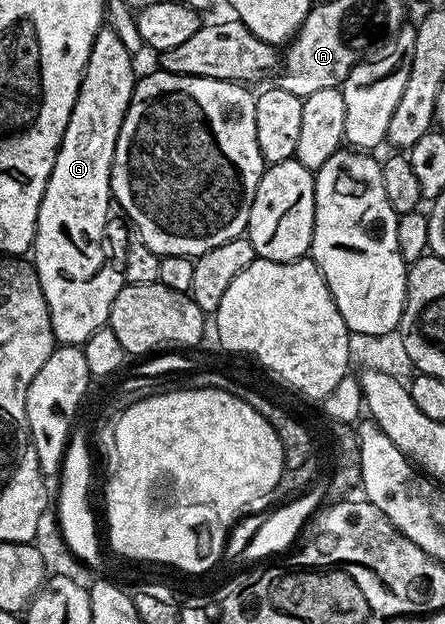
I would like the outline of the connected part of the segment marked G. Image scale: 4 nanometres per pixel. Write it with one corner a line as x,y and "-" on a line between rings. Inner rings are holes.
104,26
94,39
80,90
76,94
76,106
72,106
72,118
68,118
44,198
38,207
32,263
48,302
55,341
62,346
85,346
96,330
107,327
112,302
116,302
116,294
120,294
124,283
123,269
119,265
118,268
114,264
106,265
106,219
110,216
110,204
112,208
110,171
116,138
120,134
120,126
126,117
136,83
136,70
132,61
133,54
122,44
116,32

